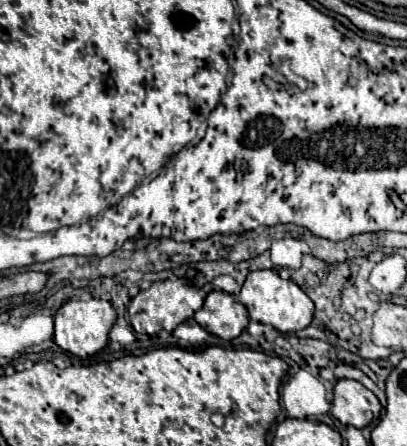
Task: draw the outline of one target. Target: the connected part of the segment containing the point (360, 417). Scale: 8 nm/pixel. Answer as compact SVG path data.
M340 379L334 385L334 401L332 401L332 415L344 423L354 425L356 429L366 427L380 415L380 401L378 397L352 379Z

